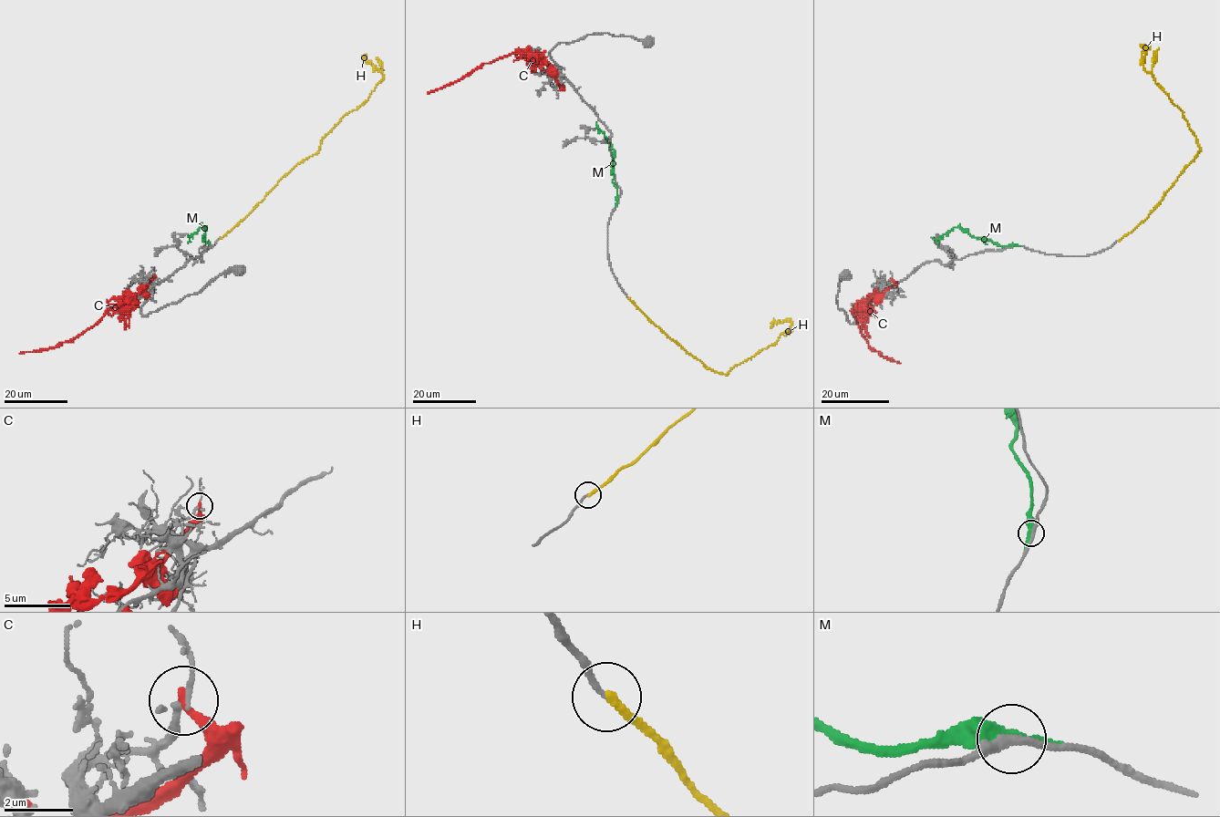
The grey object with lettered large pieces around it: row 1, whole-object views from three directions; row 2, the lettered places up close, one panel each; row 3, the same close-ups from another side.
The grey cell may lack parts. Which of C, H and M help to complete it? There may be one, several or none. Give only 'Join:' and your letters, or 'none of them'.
Join: H

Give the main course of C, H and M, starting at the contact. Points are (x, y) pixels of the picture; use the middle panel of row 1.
C: (563, 85), (538, 56), (511, 52), (427, 93)
H: (628, 298), (687, 353), (708, 367), (726, 375), (734, 366), (772, 345), (791, 322), (774, 322), (770, 327)
M: (617, 201), (616, 187), (613, 181), (614, 150), (596, 128)

